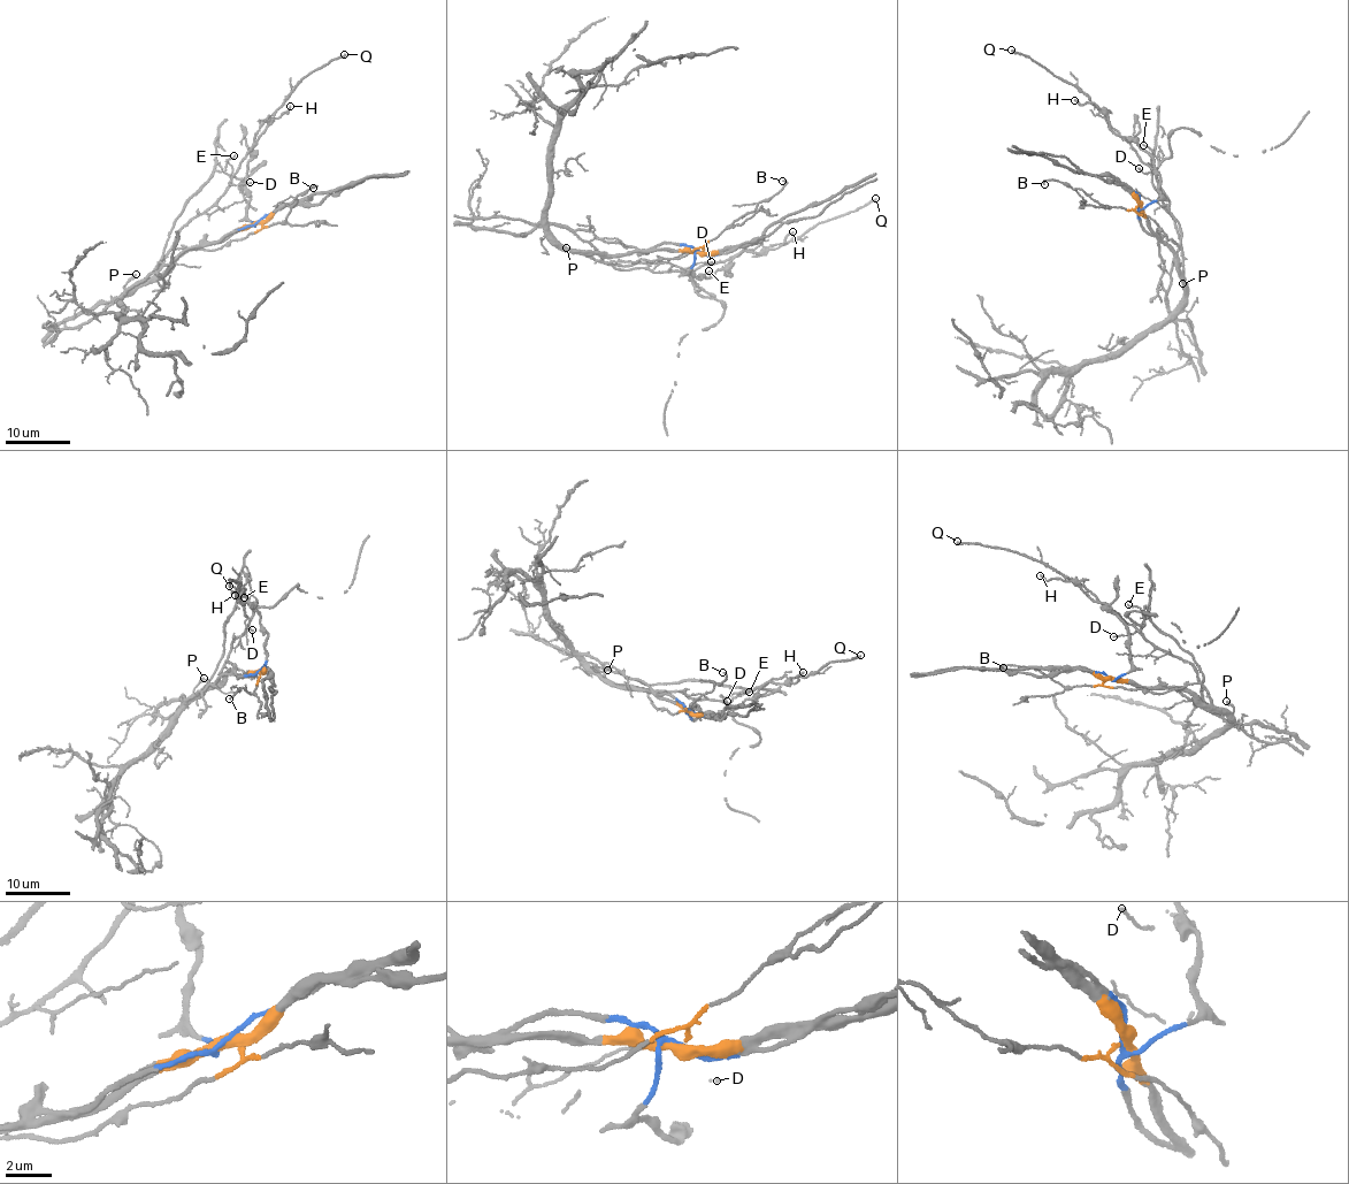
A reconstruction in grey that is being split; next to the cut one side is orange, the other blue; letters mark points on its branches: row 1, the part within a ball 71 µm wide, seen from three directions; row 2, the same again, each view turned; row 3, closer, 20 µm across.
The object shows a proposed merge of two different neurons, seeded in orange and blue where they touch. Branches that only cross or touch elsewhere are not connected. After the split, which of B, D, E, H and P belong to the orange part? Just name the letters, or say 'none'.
B, D, E, P

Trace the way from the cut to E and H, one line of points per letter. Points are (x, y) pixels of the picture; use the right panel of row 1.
E: (1140, 206), (1135, 207), (1137, 213), (1180, 245), (1181, 231), (1167, 208), (1158, 161), (1142, 144)
H: (1140, 206), (1159, 197), (1160, 175), (1154, 159), (1112, 130), (1105, 113), (1093, 104), (1074, 100)

